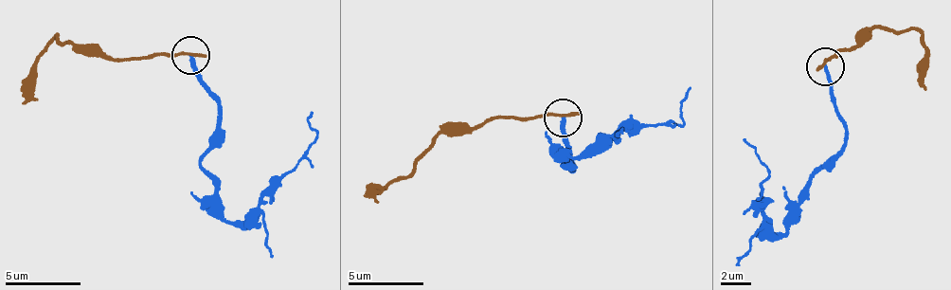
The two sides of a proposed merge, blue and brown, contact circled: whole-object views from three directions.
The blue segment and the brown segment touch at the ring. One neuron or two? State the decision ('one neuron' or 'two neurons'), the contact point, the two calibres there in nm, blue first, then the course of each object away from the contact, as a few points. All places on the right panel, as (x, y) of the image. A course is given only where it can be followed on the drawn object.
two neurons; place (825, 66); calibres 260 and 170 nm; course blue (826, 65), (844, 153), (816, 173), (783, 233), (773, 231), (759, 192), (769, 175), (756, 147), (744, 138); course brown (822, 65), (840, 48), (855, 45), (859, 36), (889, 27), (915, 29), (926, 50), (922, 85)

